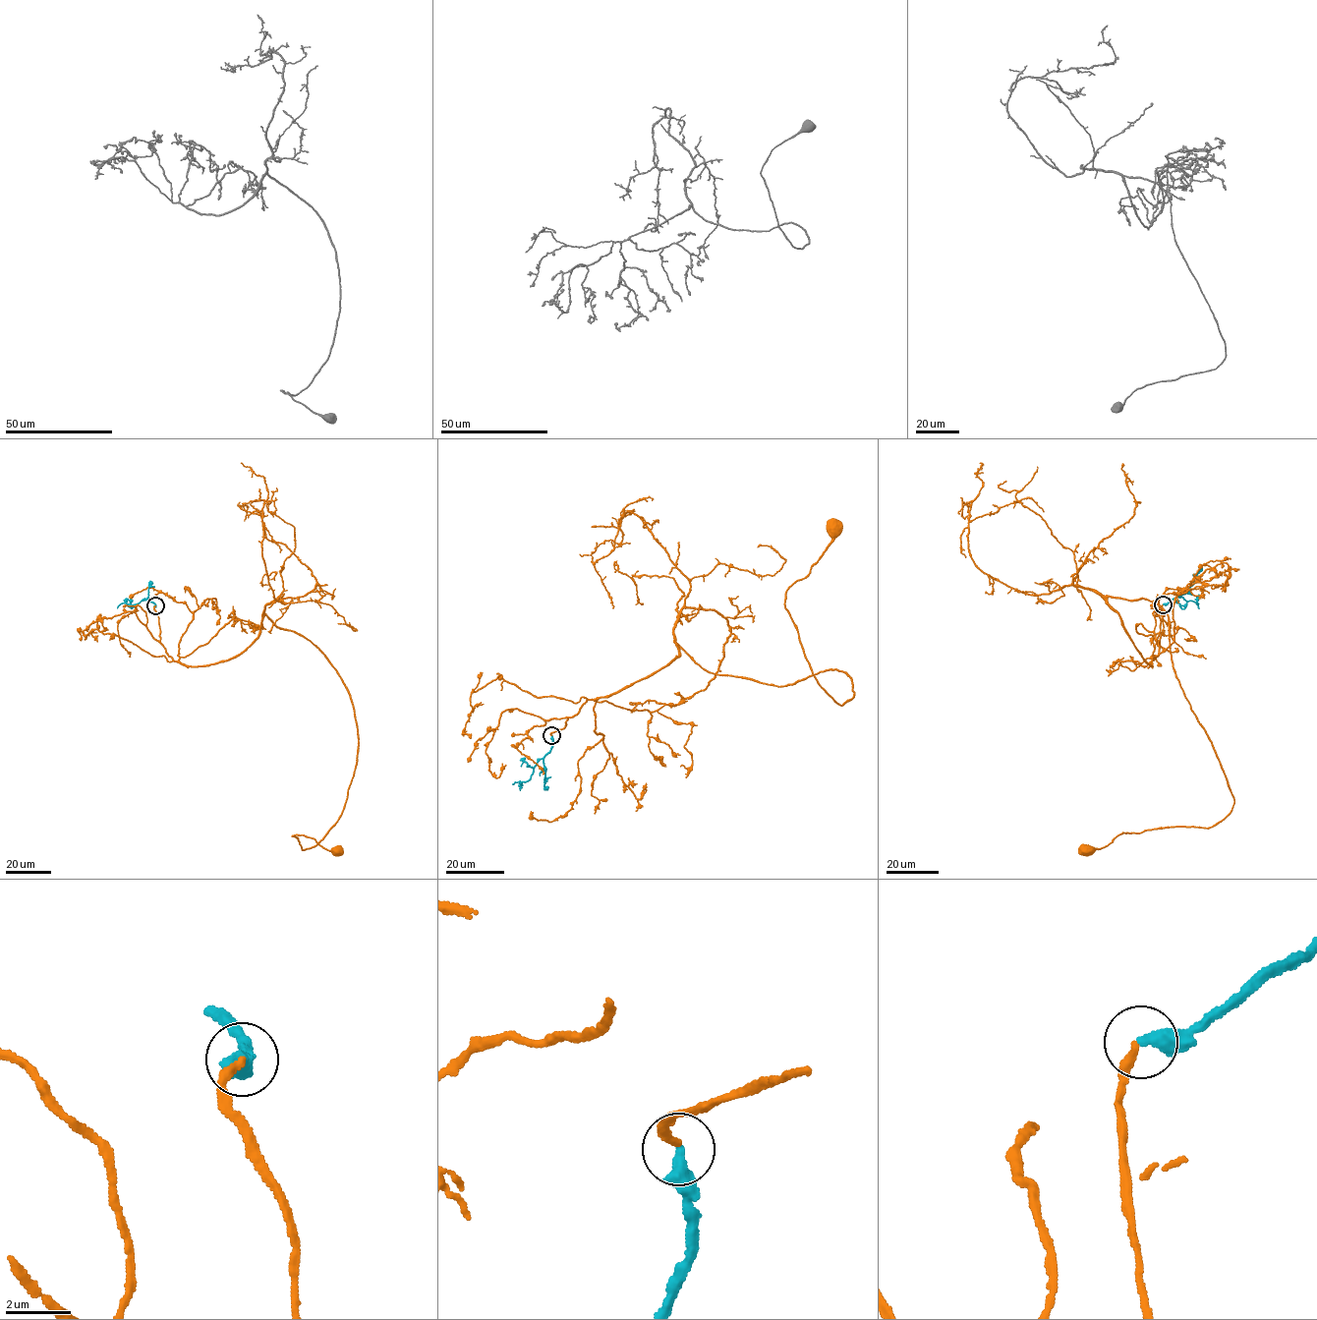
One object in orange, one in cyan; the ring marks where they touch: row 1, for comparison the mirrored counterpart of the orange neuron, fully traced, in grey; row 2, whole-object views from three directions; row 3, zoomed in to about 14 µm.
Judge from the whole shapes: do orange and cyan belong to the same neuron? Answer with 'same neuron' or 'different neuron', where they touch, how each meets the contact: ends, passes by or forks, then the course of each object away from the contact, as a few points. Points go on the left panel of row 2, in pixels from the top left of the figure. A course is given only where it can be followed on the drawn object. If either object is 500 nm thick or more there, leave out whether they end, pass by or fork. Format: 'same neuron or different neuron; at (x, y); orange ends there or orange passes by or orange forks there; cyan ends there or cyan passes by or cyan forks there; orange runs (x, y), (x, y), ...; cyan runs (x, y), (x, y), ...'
same neuron; at (155, 605); orange ends there; cyan ends there; orange runs (155, 605), (175, 660), (234, 659), (266, 615), (334, 667), (354, 776), (325, 836), (292, 836), (336, 851); cyan runs (155, 605), (146, 600), (130, 606), (123, 602), (117, 608)

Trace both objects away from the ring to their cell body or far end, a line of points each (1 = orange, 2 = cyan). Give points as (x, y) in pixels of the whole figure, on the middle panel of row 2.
1: (551, 735), (677, 645), (714, 673), (778, 686), (841, 670), (855, 694), (842, 705), (784, 602), (833, 529)
2: (551, 735), (552, 748), (535, 766), (531, 777), (512, 784)

